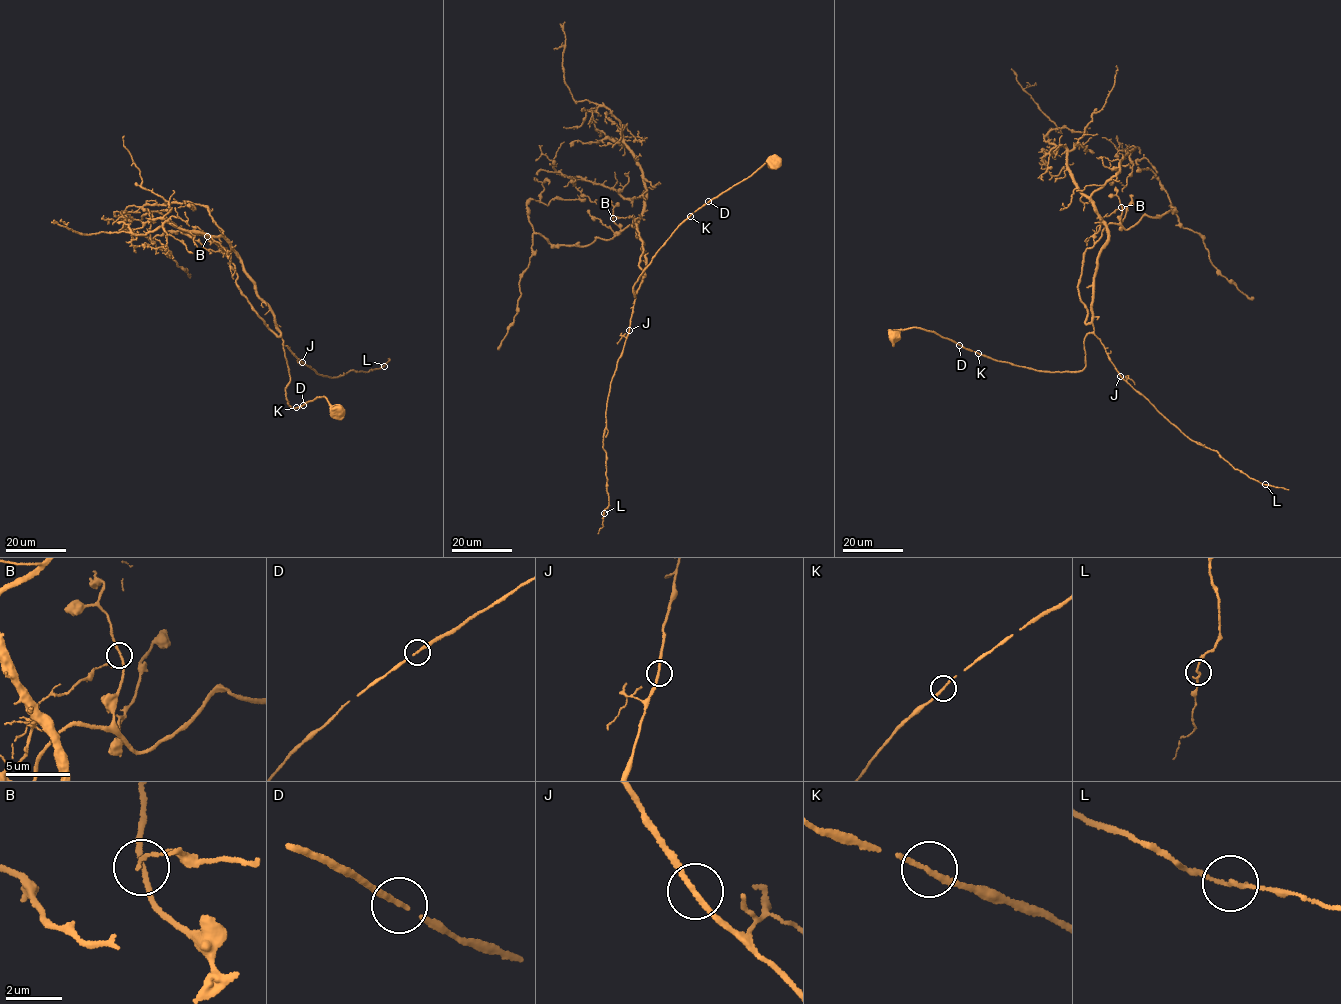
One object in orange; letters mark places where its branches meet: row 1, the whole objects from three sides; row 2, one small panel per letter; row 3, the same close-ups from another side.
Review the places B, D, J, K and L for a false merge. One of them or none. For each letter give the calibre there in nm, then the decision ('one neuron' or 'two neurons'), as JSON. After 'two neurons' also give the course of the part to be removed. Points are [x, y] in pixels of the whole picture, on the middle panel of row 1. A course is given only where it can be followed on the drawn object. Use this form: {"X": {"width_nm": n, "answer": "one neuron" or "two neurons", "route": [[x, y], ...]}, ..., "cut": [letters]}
{"B": {"width_nm": 180, "answer": "one neuron"}, "D": {"width_nm": 170, "answer": "one neuron"}, "J": {"width_nm": 180, "answer": "one neuron"}, "K": {"width_nm": 190, "answer": "one neuron"}, "L": {"width_nm": 150, "answer": "one neuron"}, "cut": []}

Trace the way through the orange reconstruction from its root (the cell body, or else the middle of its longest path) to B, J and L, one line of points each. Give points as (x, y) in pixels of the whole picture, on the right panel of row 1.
B: (893, 337), (921, 327), (994, 360), (1080, 372), (1094, 328), (1078, 287), (1084, 254), (1119, 223), (1121, 207)
J: (893, 337), (899, 330), (921, 327), (994, 360), (1076, 372), (1086, 365), (1084, 340), (1091, 333), (1120, 376)
L: (893, 337), (921, 327), (994, 360), (1076, 372), (1092, 333), (1120, 375), (1182, 432), (1265, 485)

